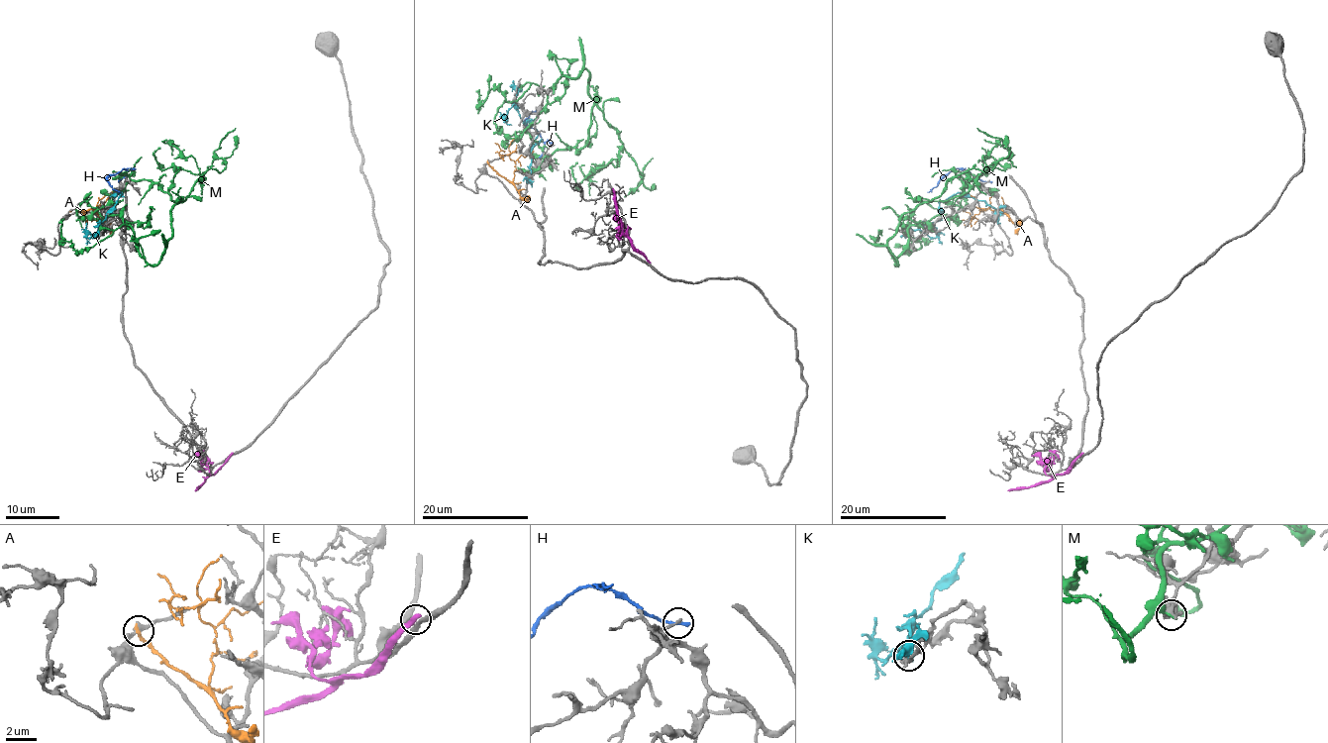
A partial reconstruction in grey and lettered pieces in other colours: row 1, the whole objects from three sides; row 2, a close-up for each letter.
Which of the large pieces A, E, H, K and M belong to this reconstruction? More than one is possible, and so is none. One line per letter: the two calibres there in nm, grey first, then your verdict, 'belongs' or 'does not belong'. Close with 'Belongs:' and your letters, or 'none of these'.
A: 280 nm thick on the grey side, 240 nm on the other; does not belong
E: 280 nm thick on the grey side, 320 nm on the other; does not belong
H: 200 nm thick on the grey side, 240 nm on the other; does not belong
K: 200 nm thick on the grey side, 320 nm on the other; does not belong
M: 360 nm thick on the grey side, 300 nm on the other; does not belong
Belongs: none of these

